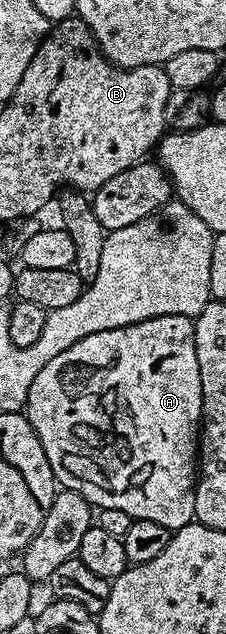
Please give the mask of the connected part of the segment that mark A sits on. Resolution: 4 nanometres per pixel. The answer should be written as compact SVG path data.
M161 316L136 322L132 326L120 326L116 330L100 330L80 338L76 346L68 346L64 354L56 354L28 390L24 409L26 421L34 427L34 433L44 446L44 454L54 471L54 479L65 491L80 494L95 509L111 508L124 510L135 520L160 522L160 526L177 530L195 519L196 506L196 469L200 464L200 425L202 422L202 387L200 386L200 362L196 362L196 338L194 320L188 316Z

